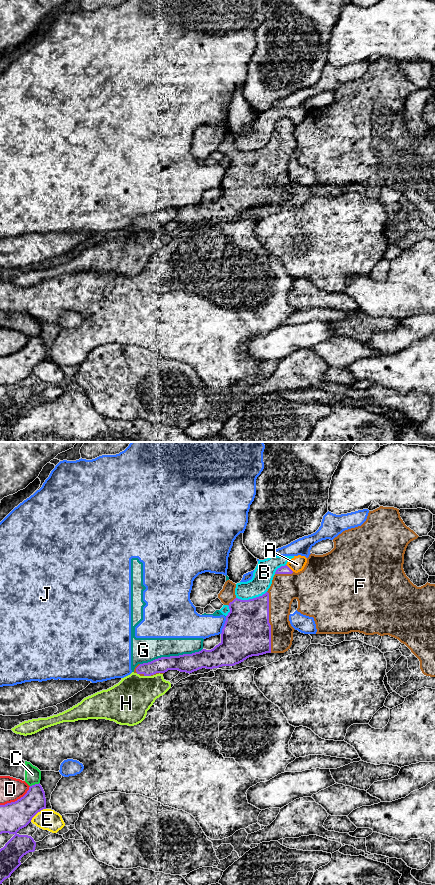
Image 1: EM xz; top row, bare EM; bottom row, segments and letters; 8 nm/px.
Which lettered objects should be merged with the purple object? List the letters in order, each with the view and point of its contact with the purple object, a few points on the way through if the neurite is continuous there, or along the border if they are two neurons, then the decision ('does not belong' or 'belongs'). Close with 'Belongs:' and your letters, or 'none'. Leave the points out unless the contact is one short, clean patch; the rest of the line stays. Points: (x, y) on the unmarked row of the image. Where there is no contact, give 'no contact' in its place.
A: meets purple in xz at (289, 120); border along xz (286, 116), (293, 123); does not belong
B: meets purple in xz at (251, 151); does not belong
C: meets purple in xz at (35, 336); does not belong
D: meets purple in xz at (17, 352); does not belong
E: meets purple in xz at (37, 364); border along xz (45, 360), (41, 361), (30, 373); does not belong
F: meets purple in xz at (268, 174); belongs
G: meets purple in xz at (171, 208); does not belong
H: meets purple in xz at (147, 227); belongs
J: meets purple in xz at (224, 177); does not belong
Belongs: F, H

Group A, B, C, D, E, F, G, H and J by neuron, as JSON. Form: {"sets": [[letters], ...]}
{"sets": [["A", "B"], ["C"], ["D"], ["E"], ["F", "H"], ["G", "J"]]}

